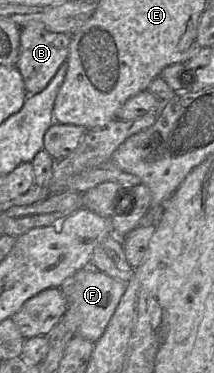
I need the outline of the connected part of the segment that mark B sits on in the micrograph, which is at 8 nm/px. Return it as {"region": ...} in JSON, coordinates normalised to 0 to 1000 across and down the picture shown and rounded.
{"region":[[[136,59],[98,75],[93,142],[75,180],[93,190],[136,255],[164,255],[215,236],[276,180],[313,164],[327,94],[224,83],[201,62]]]}

